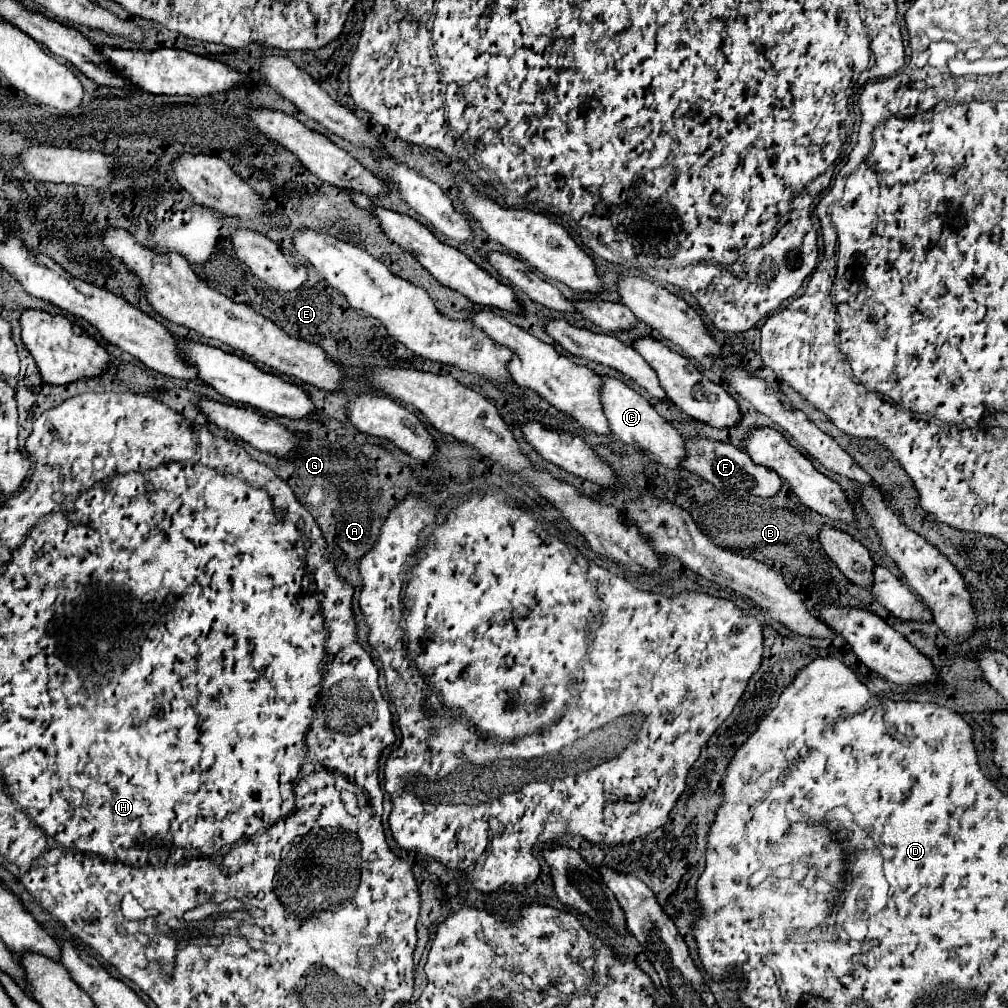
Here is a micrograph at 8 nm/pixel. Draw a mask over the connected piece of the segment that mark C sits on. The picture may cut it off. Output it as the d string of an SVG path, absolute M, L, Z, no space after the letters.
M600 376L600 400L606 414L606 420L610 424L610 432L618 434L618 438L626 444L632 444L634 448L644 450L648 456L654 456L656 462L664 464L666 468L680 468L680 460L684 458L684 438L678 434L676 428L672 428L654 408L652 404L642 398L638 392L628 388L622 380L614 376Z

